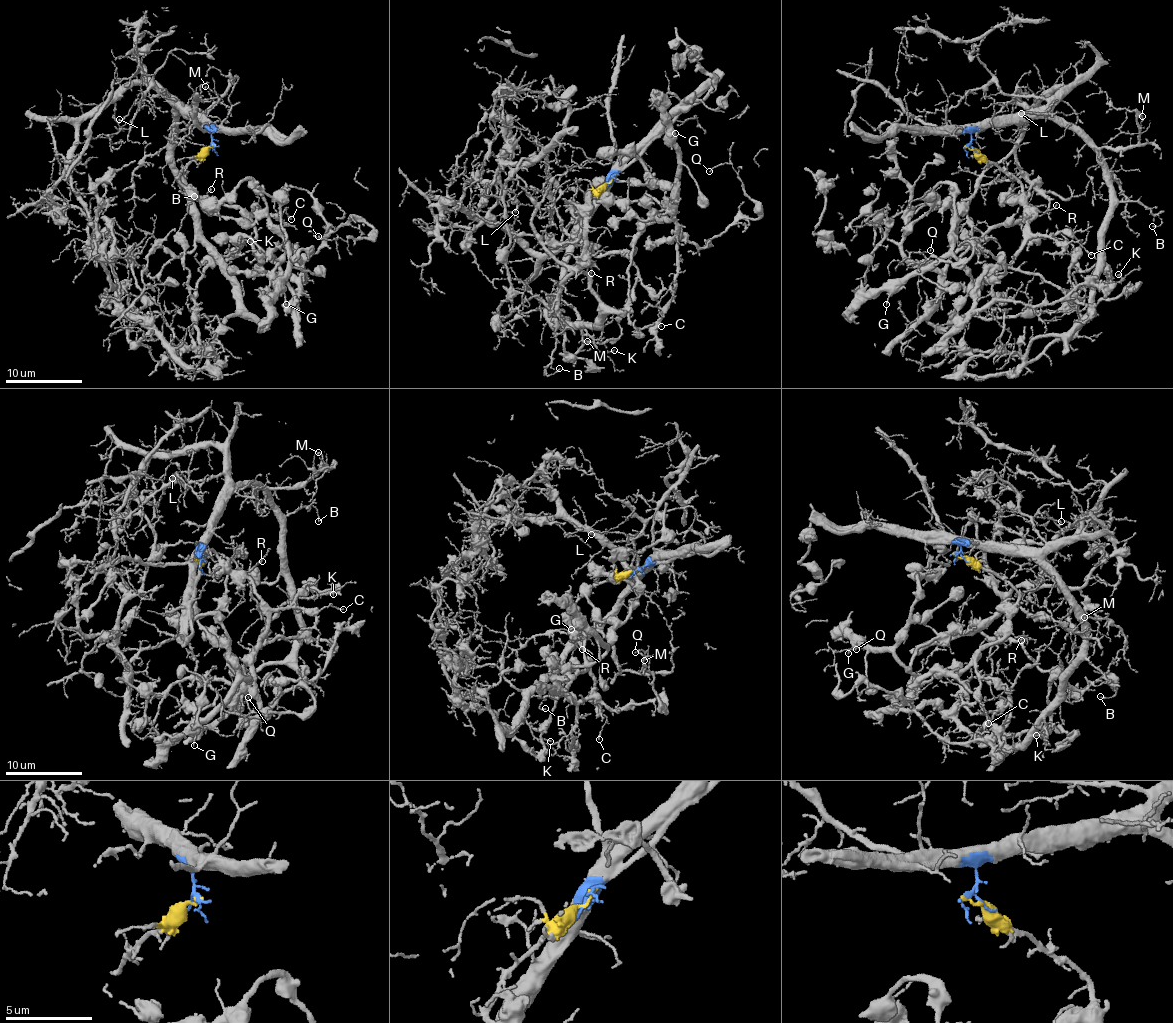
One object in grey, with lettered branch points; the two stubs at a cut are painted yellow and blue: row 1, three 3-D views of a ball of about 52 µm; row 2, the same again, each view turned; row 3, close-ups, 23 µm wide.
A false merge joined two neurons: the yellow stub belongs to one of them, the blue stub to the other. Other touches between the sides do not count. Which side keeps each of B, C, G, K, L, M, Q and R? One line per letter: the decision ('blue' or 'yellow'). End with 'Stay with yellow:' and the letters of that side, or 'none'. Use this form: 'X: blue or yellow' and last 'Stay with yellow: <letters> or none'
B: blue
C: yellow
G: yellow
K: blue
L: blue
M: blue
Q: yellow
R: yellow
Stay with yellow: C, G, Q, R

